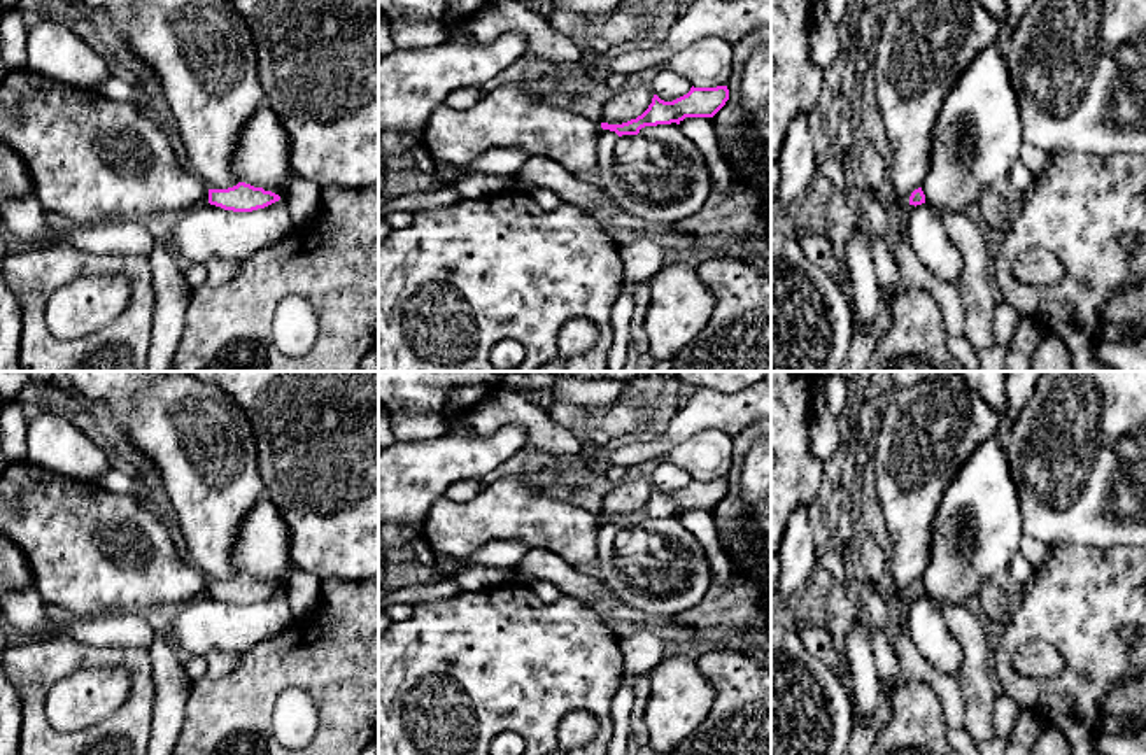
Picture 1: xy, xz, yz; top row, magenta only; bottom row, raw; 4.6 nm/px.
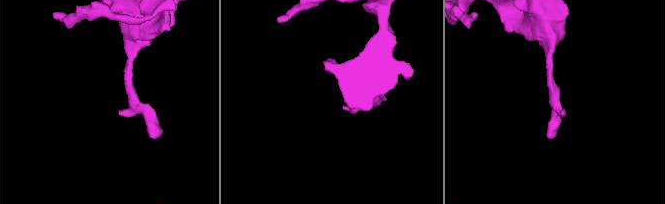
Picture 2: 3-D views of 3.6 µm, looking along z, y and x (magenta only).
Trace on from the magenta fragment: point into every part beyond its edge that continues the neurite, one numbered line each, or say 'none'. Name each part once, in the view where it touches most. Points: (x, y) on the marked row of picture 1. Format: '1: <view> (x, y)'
none

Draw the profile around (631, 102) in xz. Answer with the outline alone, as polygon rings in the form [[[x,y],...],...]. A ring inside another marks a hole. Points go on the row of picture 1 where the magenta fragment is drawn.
[[[633,86],[613,93],[601,110],[601,123],[622,124],[641,116],[655,95],[654,88]]]

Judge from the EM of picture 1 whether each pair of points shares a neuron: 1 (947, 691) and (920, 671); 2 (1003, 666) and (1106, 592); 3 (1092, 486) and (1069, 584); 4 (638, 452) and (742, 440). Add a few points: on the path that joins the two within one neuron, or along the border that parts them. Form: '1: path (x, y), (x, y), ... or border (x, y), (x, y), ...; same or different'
1: path (940, 684), (927, 673); same
2: path (1017, 636), (1045, 608), (1076, 598); same
3: border (1120, 545), (1080, 547), (1052, 543), (1048, 547); different
4: border (752, 423), (733, 438); different

